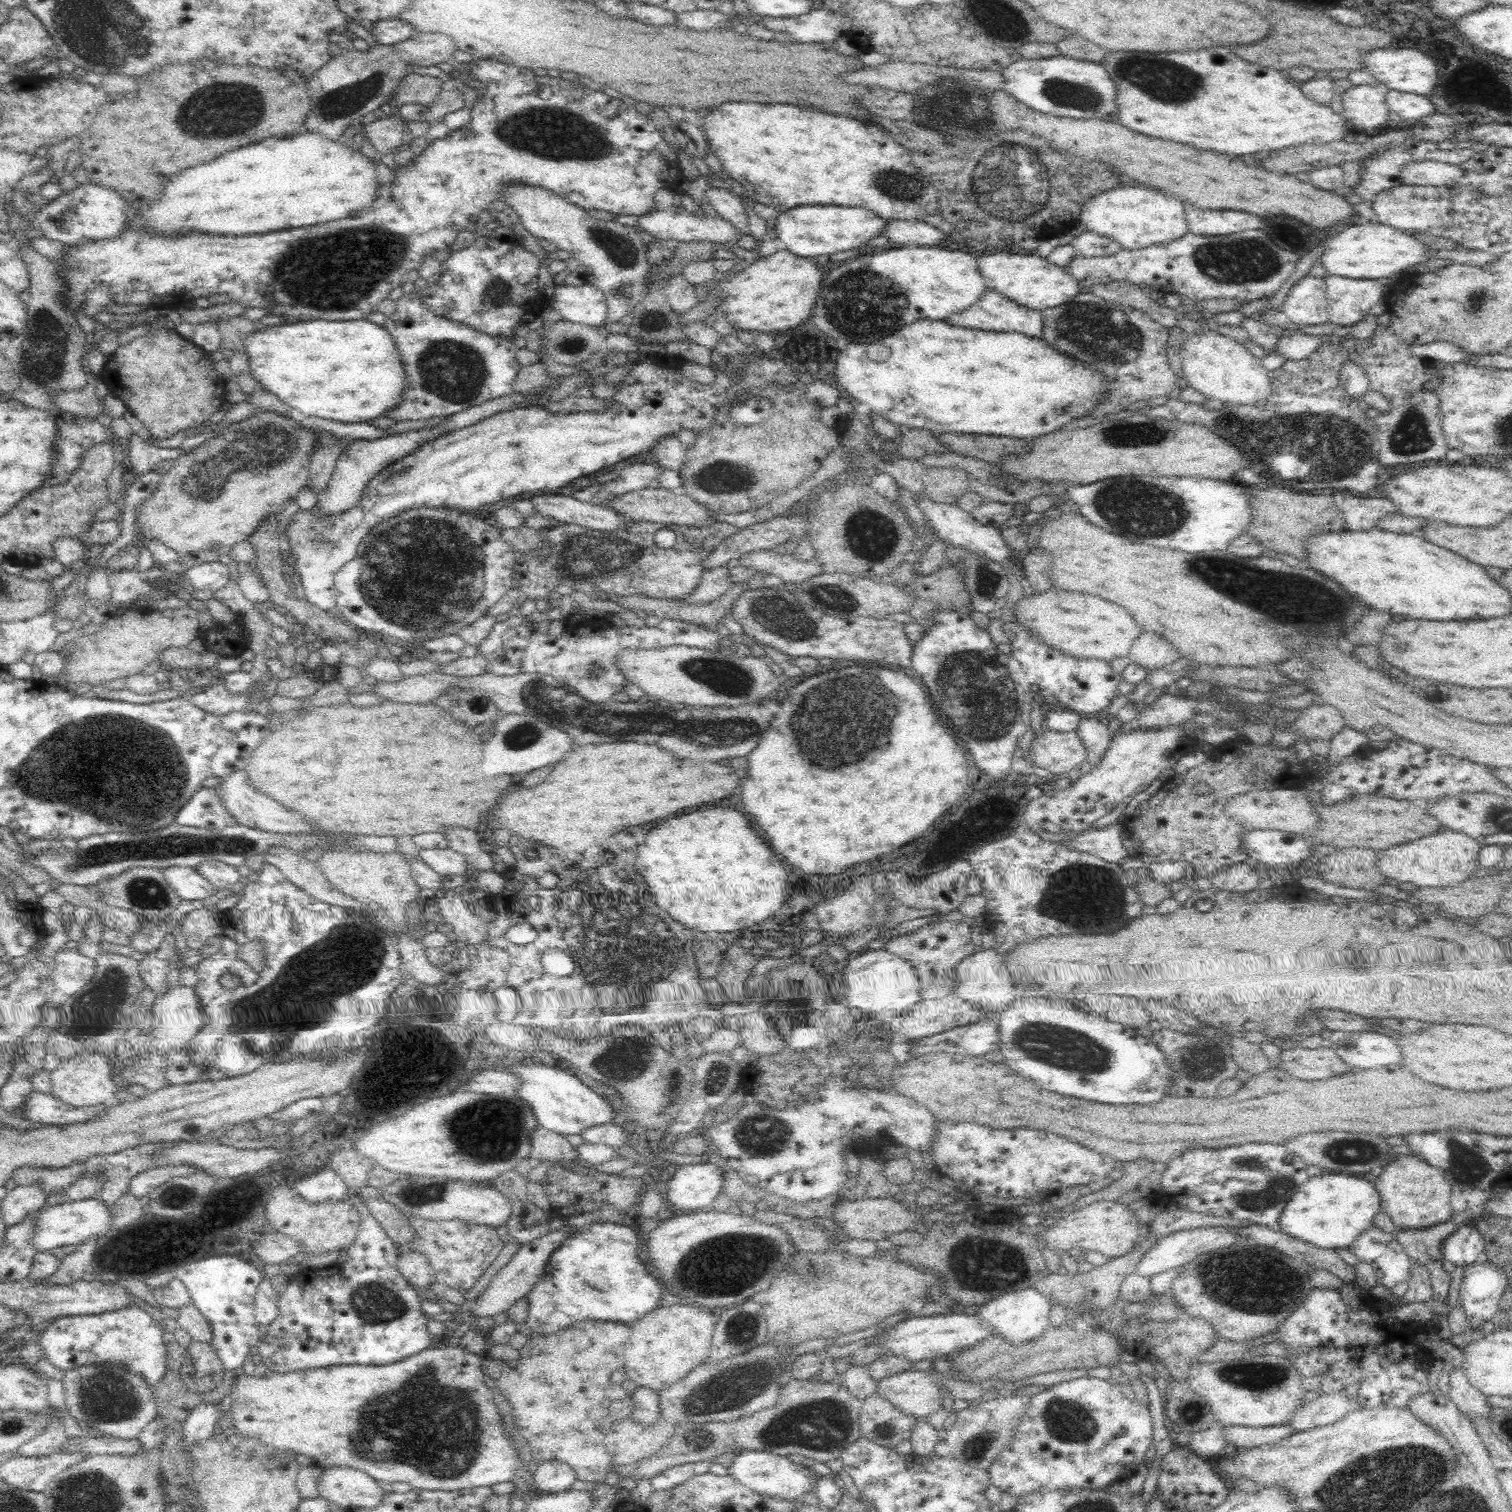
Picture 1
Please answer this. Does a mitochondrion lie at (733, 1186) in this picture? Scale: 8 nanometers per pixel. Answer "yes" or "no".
no

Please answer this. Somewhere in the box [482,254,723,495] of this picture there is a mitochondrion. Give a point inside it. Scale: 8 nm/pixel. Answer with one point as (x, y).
(571, 344)

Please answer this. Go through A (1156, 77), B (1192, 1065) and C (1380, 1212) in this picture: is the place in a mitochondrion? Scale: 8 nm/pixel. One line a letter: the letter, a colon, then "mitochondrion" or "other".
A: mitochondrion
B: mitochondrion
C: other

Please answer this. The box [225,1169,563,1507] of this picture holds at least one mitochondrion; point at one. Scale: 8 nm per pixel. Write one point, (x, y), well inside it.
(429, 1424)

